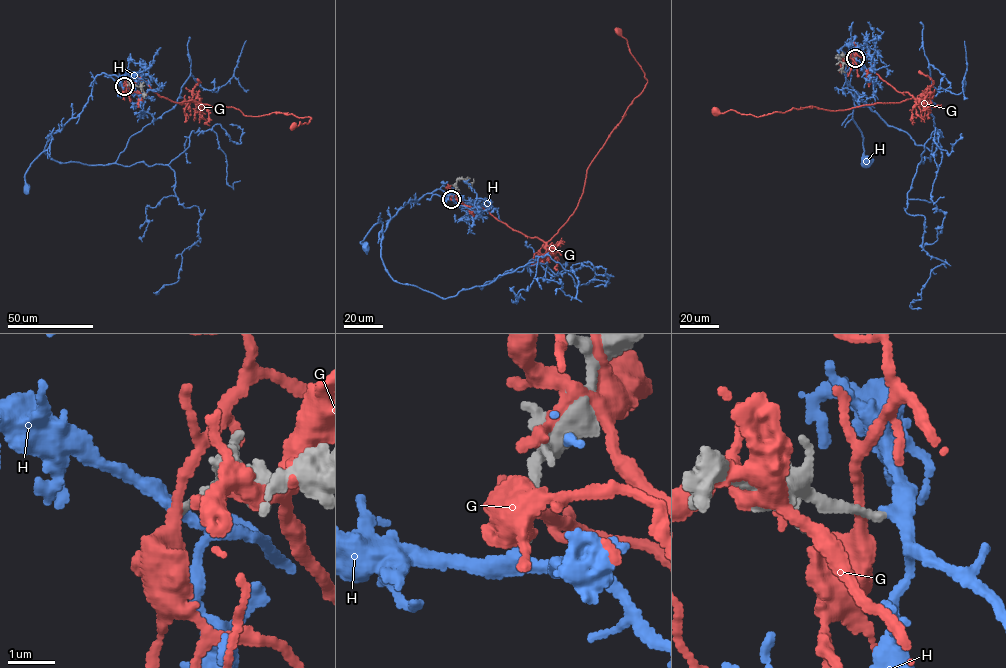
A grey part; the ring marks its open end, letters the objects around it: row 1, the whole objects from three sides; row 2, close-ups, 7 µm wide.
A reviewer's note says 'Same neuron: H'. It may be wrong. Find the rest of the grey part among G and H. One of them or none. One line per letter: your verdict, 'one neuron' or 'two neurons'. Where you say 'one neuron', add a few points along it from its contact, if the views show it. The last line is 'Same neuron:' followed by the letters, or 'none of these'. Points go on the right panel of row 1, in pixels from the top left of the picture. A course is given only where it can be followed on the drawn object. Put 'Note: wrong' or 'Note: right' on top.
Note: right
G: two neurons
H: one neuron; course (855, 58), (848, 39), (845, 78), (866, 103), (854, 108), (852, 119), (866, 162)
Same neuron: H

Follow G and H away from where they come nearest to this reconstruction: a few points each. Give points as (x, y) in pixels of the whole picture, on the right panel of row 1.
G: (854, 58), (856, 53), (869, 56), (871, 69), (912, 97), (843, 110), (792, 108), (759, 117), (715, 111)
H: (855, 58), (848, 39), (845, 78), (866, 103), (854, 108), (852, 119), (866, 162)

